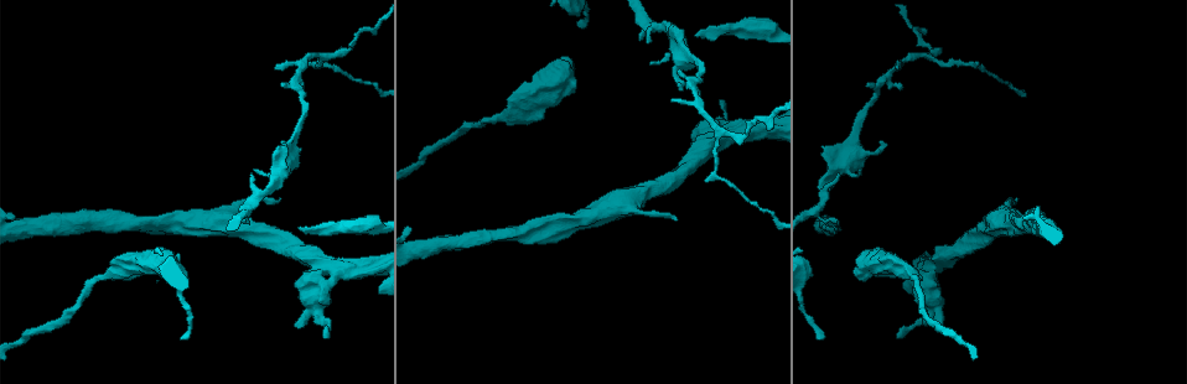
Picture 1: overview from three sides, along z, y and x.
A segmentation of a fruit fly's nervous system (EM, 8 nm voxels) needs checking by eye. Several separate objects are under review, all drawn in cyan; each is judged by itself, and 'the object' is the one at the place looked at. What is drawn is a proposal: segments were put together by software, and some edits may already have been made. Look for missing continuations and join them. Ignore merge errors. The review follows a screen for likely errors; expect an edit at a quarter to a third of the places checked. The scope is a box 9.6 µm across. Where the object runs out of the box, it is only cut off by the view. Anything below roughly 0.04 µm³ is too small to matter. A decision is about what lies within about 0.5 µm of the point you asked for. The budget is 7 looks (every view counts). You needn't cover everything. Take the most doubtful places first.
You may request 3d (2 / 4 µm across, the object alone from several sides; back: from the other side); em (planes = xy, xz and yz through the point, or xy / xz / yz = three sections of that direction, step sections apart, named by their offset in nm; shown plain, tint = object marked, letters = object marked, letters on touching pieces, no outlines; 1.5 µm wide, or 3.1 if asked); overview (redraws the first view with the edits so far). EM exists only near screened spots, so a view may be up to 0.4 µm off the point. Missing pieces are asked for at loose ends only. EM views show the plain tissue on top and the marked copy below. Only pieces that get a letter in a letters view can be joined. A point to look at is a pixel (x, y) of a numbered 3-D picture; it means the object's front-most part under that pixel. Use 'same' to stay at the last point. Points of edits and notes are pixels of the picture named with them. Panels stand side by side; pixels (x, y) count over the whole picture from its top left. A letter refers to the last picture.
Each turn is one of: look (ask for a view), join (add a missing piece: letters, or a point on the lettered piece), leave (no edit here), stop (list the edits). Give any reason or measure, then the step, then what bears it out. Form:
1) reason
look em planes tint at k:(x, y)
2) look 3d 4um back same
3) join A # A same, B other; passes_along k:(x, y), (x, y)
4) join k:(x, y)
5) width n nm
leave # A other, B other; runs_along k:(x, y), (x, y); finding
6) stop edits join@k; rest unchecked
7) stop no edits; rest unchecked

branch stops here
look em xy step 8 tint at 1:(300, 228)

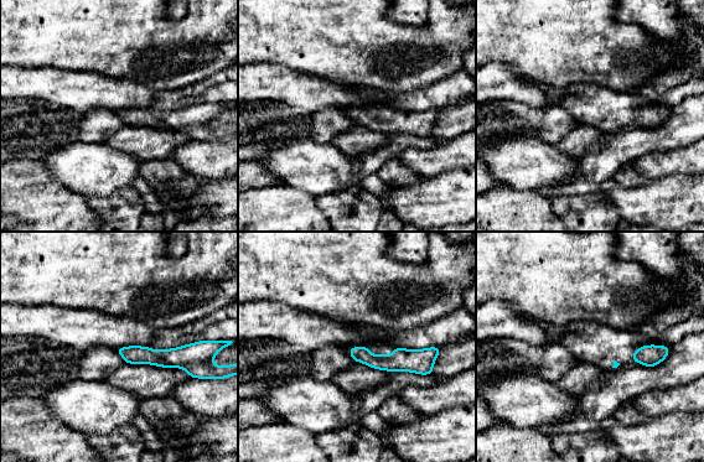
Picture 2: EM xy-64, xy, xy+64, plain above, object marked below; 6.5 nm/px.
cut it another way
look em planes letters same

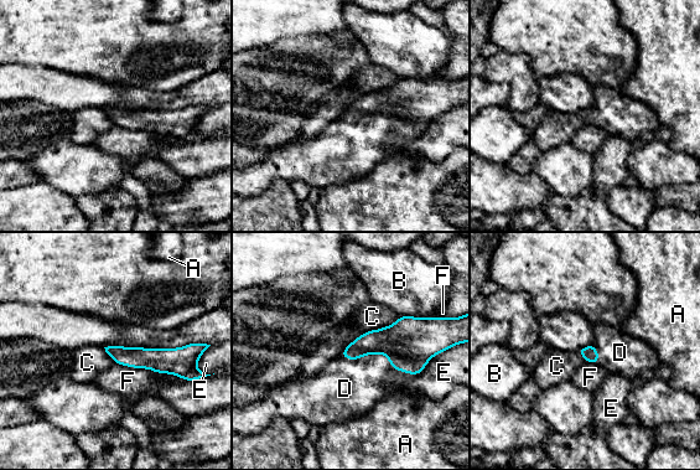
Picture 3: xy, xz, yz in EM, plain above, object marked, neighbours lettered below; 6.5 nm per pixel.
join D # A other, B other, C other, D same, E other, F other; passes_along 3:(415, 341), (380, 354), (358, 385); it goes on there

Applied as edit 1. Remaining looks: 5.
branch stops here
look 3d 2um at 1:(723, 103)

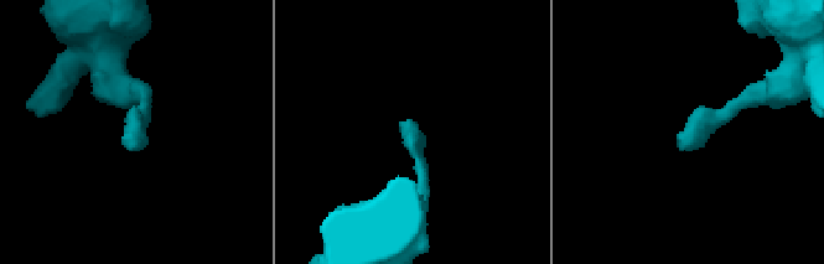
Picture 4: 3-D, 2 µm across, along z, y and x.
now the EM
look em xy step 4 letters at 4:(683, 150)

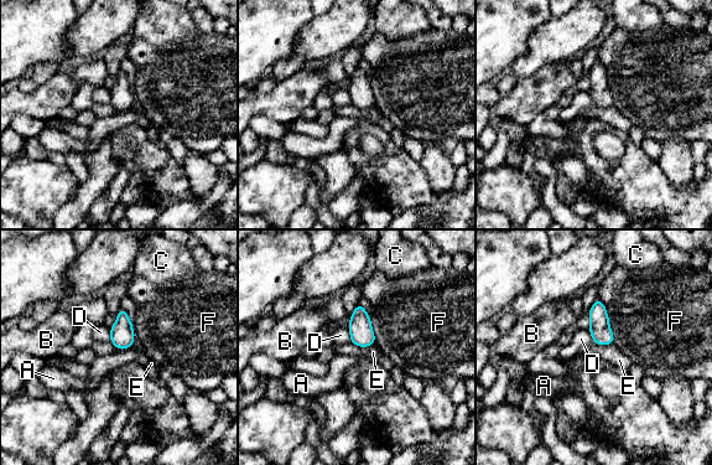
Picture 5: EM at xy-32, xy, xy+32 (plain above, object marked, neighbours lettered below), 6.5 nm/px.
another direction
look em planes letters same

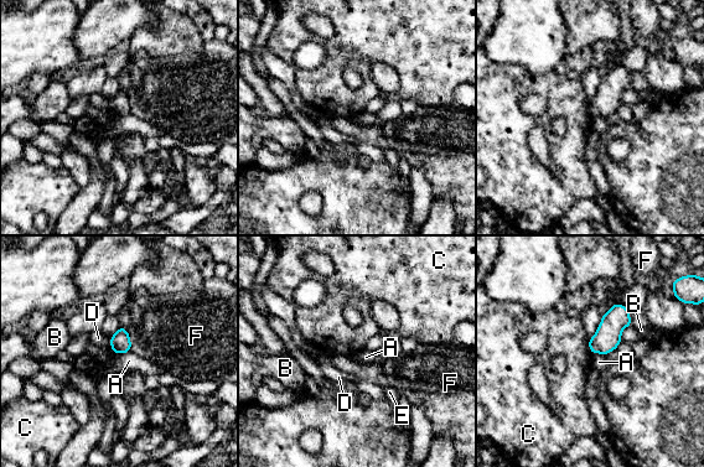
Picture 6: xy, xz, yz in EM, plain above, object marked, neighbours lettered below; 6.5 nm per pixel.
width 130 nm
leave # A other, B other, C other, D other, E other, F other; border 6:(130, 349), (115, 354); no lettered piece goes on from it

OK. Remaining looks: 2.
free end
look em xz step 8 letters at 1:(895, 68)

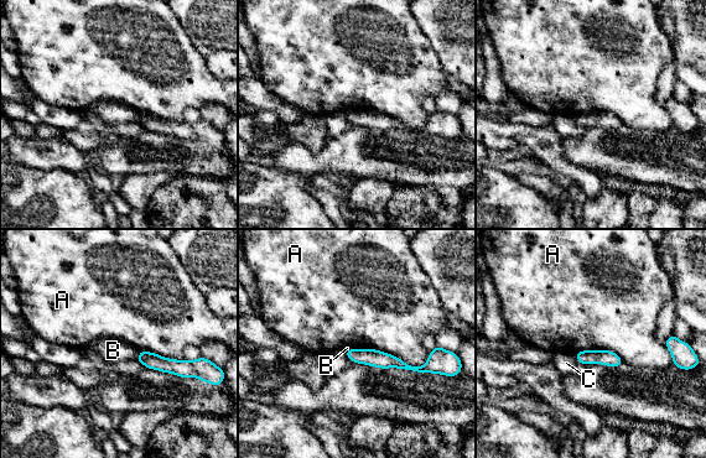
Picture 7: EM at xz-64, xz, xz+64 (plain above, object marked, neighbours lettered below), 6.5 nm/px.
look em planes letters same

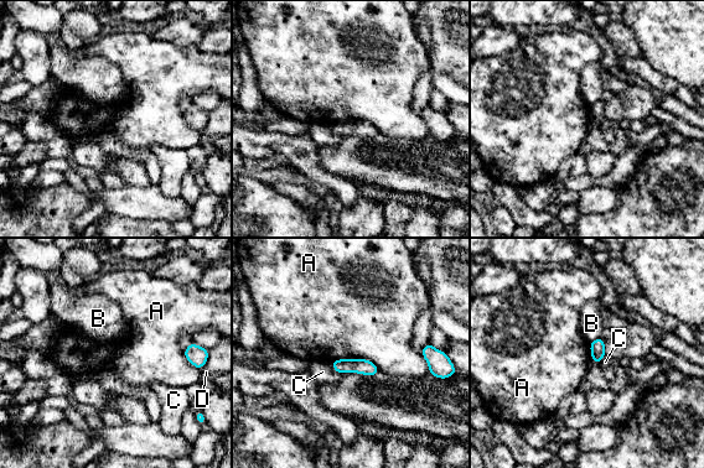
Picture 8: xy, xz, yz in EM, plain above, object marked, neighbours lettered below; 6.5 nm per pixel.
leave # A other, B other, C other, D other; border 8:(331, 362), (366, 358), (379, 370); no lettered piece goes on from it

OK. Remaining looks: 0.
stop edits join@3; rest unchecked

